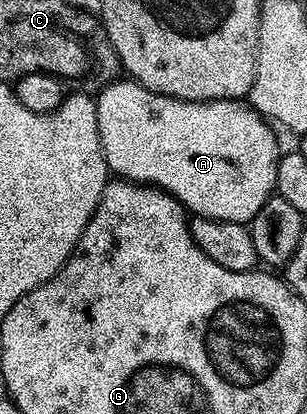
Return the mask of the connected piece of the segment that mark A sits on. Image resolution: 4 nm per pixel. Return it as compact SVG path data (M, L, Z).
M120 77L117 78L116 82L109 83L95 96L95 101L98 137L102 145L104 160L113 176L130 179L133 183L150 183L153 187L160 187L164 191L170 192L183 205L184 210L193 216L201 215L218 221L234 221L245 225L251 224L258 209L262 209L262 205L266 205L266 201L272 198L276 190L276 174L278 173L278 161L282 154L282 146L280 147L275 133L272 132L273 124L247 102L238 99L212 99L208 103L191 103L185 99L171 99L146 89L141 83L128 77Z

